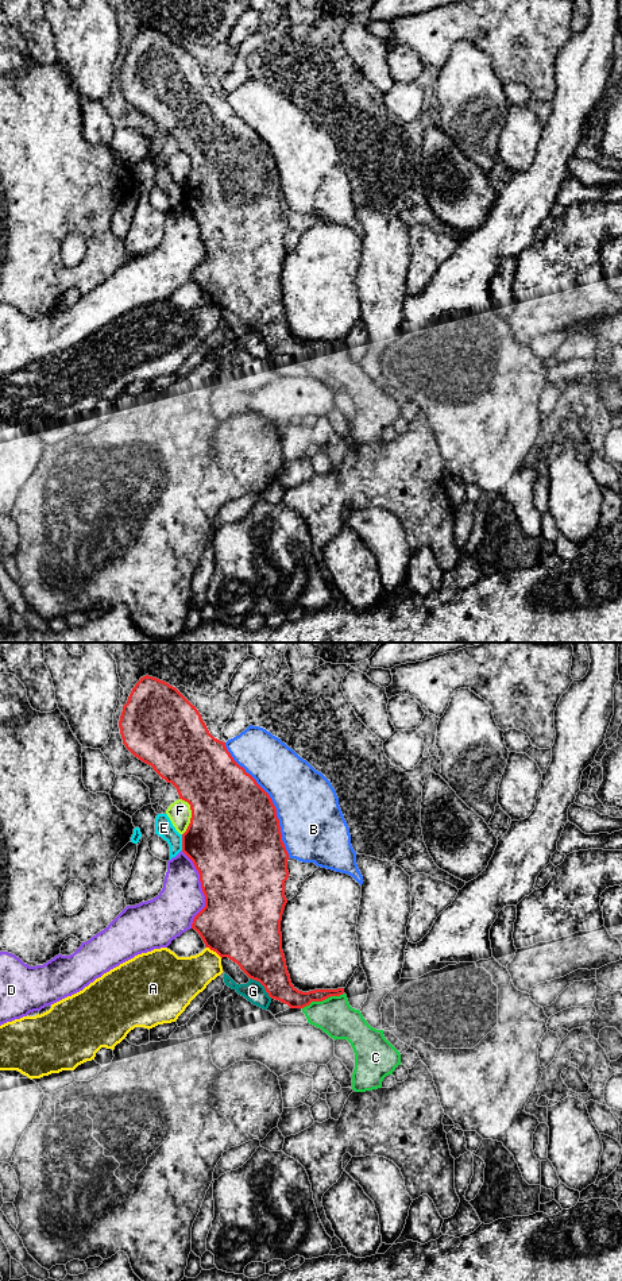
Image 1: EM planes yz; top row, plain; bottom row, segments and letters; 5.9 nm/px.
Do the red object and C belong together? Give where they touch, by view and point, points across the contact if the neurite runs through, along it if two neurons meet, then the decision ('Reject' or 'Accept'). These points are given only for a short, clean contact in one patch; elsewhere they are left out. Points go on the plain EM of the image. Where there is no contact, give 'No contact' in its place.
Touches red at yz (323, 351). Accept

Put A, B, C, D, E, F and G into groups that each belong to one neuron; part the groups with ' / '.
A F / B / C / D / E / G

